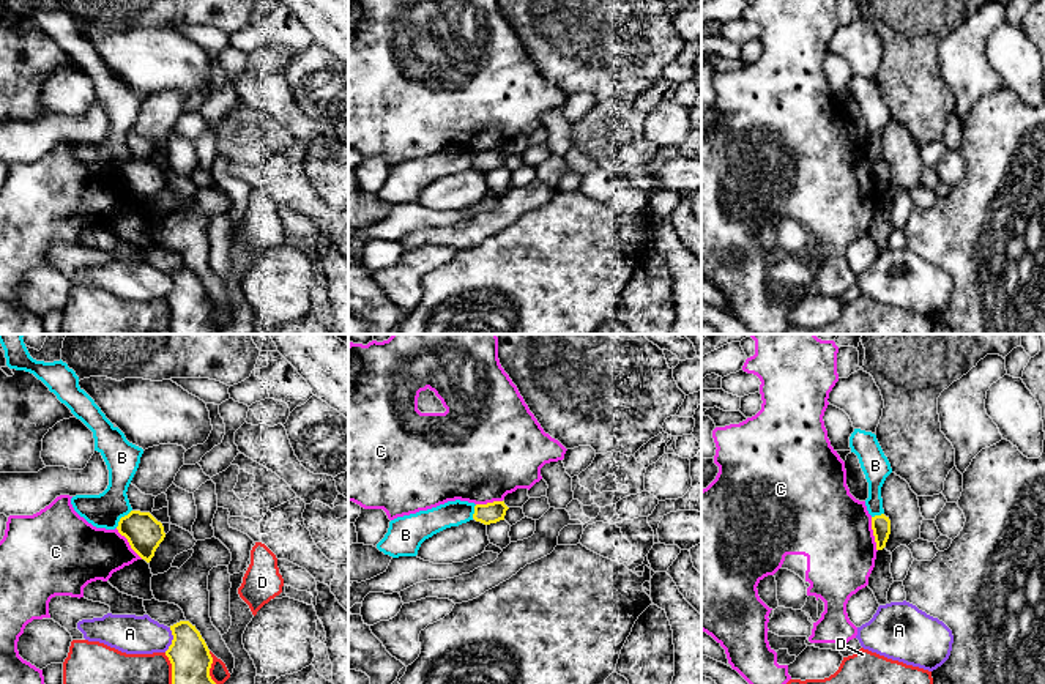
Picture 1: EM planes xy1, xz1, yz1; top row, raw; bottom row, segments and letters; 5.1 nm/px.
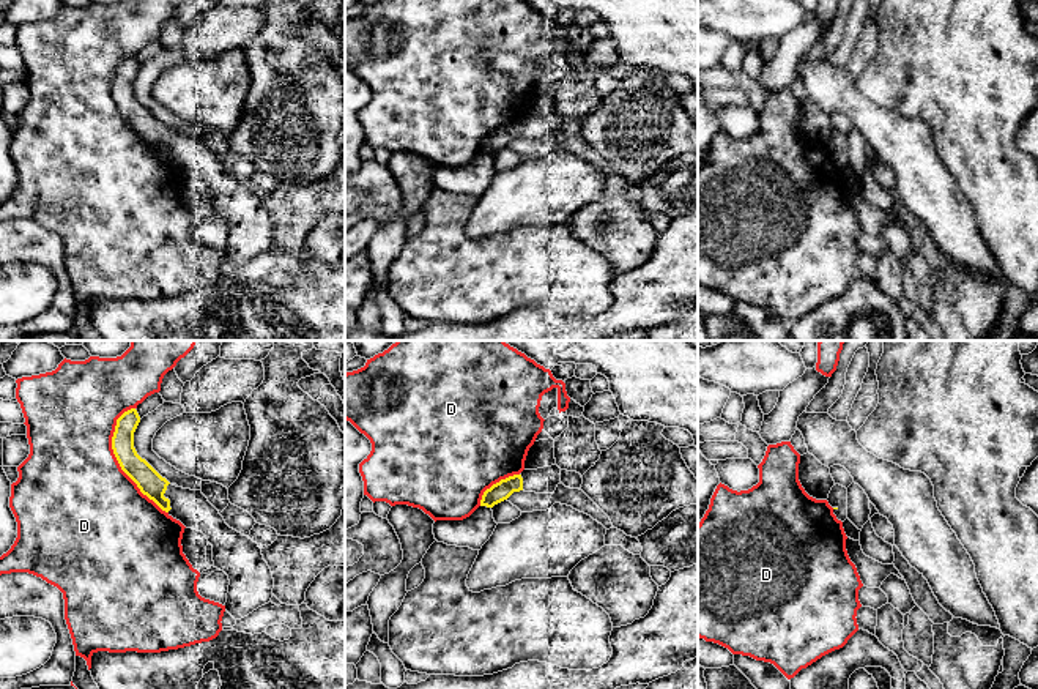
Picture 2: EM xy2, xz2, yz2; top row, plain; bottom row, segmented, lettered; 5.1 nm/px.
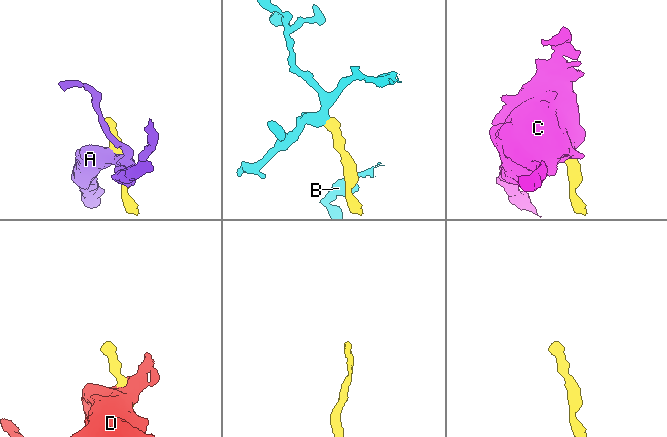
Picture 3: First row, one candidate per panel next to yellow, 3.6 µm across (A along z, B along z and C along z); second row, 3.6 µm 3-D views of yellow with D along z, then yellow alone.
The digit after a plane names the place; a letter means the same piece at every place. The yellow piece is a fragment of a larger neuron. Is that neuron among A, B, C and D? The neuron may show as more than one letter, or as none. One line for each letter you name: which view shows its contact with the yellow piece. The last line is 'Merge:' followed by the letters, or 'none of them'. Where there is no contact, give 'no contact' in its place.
Merge: none of them

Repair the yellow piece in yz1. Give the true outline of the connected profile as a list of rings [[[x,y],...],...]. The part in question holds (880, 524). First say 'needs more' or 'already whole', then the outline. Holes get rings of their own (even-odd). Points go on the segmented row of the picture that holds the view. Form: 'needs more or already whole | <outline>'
already whole | [[[884,514],[872,517],[872,530],[876,542],[876,550],[883,550],[891,534],[891,520]]]

